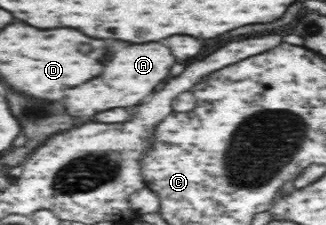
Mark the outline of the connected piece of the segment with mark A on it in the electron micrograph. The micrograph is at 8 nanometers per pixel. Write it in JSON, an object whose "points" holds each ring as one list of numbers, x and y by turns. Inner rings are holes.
{"points":[[110,42,112,46,108,48,108,60,104,62,104,70,98,78,92,78,84,82,82,86,76,86,68,90,68,96,62,100,66,112,74,118,82,116,94,116,102,110,110,108,128,108,128,106,138,106,144,96,148,96,164,78,168,78,170,68,176,64,174,58,170,56,172,52,158,44,128,44,128,42]]}

